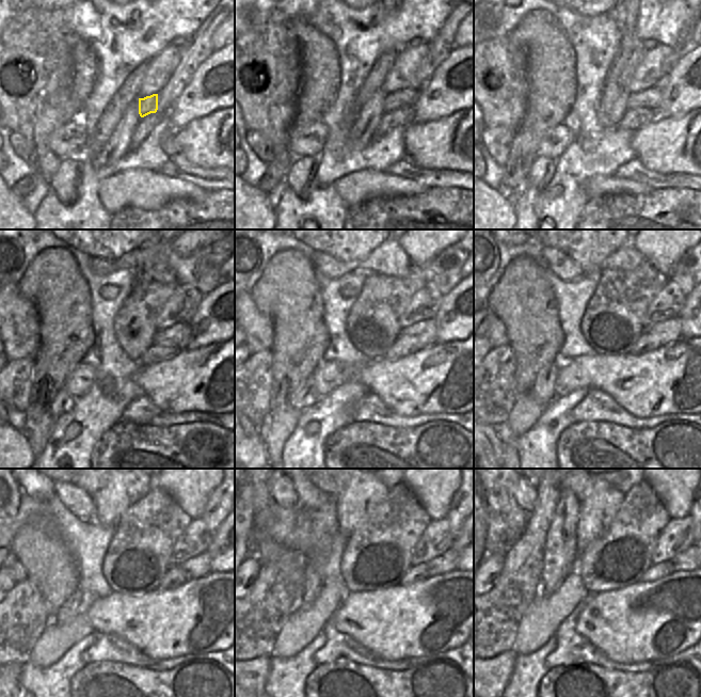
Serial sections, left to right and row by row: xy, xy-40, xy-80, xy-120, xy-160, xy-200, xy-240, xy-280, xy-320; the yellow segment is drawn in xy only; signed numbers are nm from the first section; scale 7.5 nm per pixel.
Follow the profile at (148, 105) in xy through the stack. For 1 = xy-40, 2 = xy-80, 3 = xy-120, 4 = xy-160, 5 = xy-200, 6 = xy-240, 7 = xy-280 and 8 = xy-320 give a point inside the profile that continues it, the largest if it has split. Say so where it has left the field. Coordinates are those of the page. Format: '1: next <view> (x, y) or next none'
1: next xy-40 (408, 97)
2: next xy-80 (651, 98)
3: next xy-120 (179, 334)
4: next xy-160 (426, 332)
5: next xy-200 (668, 331)
6: next xy-240 (200, 566)
7: next xy-280 (445, 563)
8: next xy-320 (689, 559)

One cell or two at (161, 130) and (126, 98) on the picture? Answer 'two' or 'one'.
two

